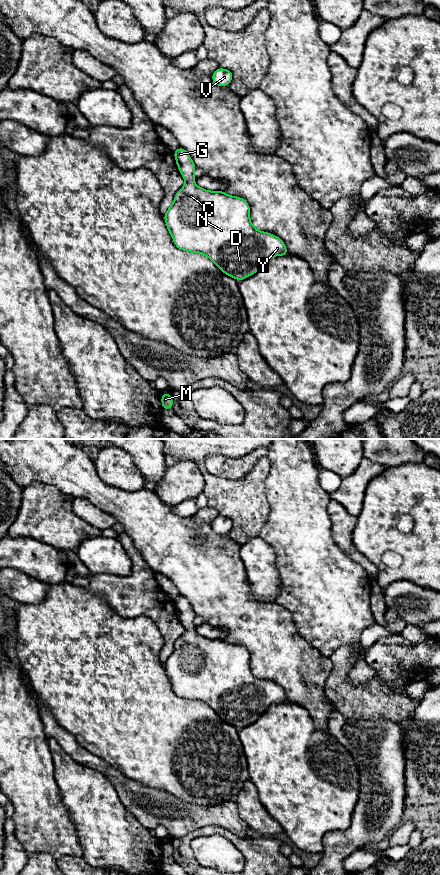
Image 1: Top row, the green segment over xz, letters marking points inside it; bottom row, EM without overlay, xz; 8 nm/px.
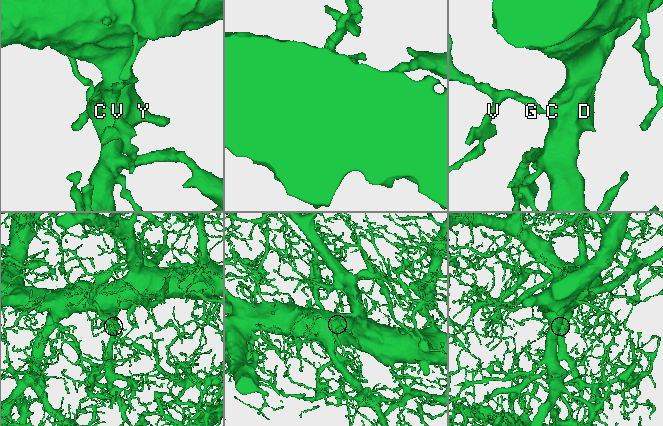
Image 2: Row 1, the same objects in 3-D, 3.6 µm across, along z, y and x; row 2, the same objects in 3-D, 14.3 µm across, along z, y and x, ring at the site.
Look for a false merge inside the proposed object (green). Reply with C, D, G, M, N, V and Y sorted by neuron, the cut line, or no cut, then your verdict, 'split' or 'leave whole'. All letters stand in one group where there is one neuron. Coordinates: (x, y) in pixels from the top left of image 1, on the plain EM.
groups C D G M N V Y; cut none; leave whole

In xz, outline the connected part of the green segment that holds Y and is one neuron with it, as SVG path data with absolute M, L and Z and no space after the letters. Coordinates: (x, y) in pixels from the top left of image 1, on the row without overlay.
M179 595L174 605L186 631L175 642L164 668L178 697L207 704L223 721L238 729L255 722L271 705L288 703L282 687L252 673L250 655L245 647L197 634L194 629L196 613L189 601Z

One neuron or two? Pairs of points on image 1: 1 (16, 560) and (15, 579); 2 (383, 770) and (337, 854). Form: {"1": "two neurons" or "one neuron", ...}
{"1": "two neurons", "2": "one neuron"}

